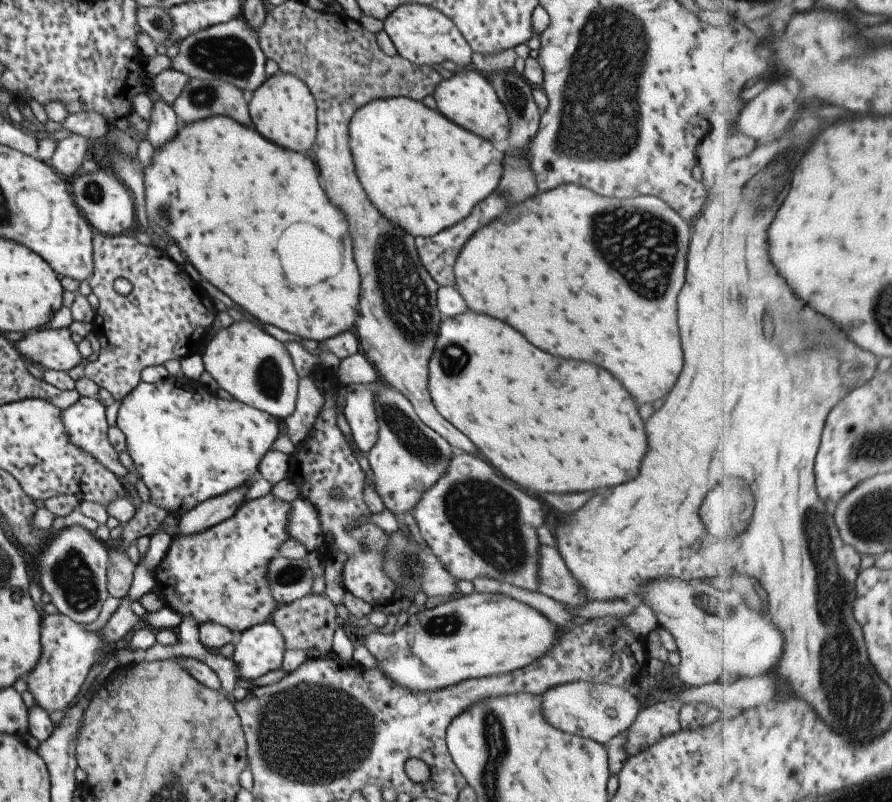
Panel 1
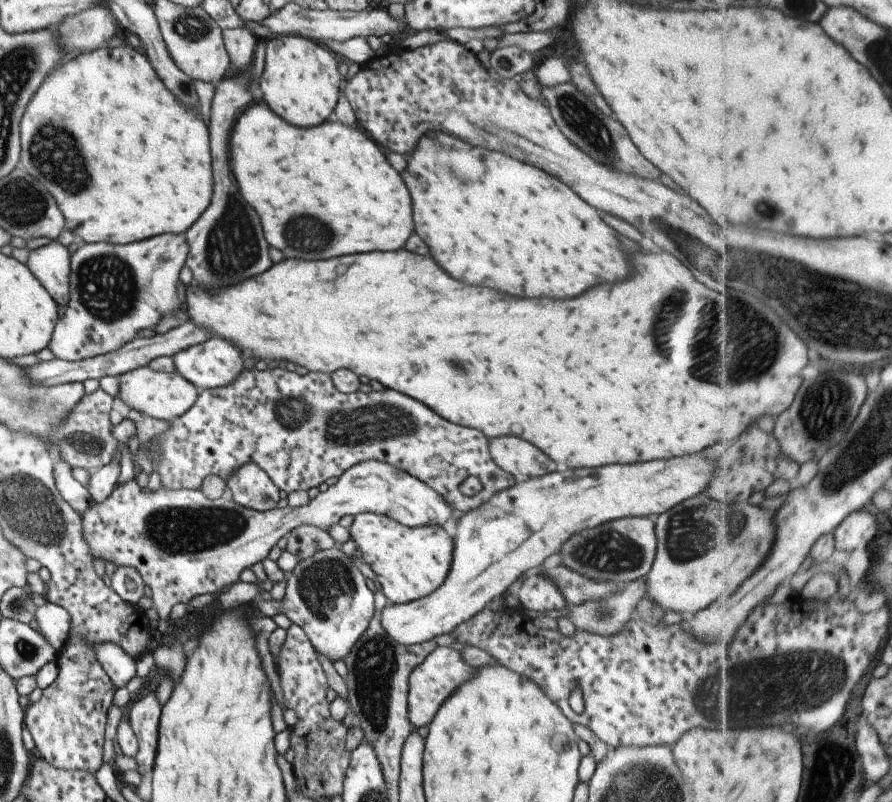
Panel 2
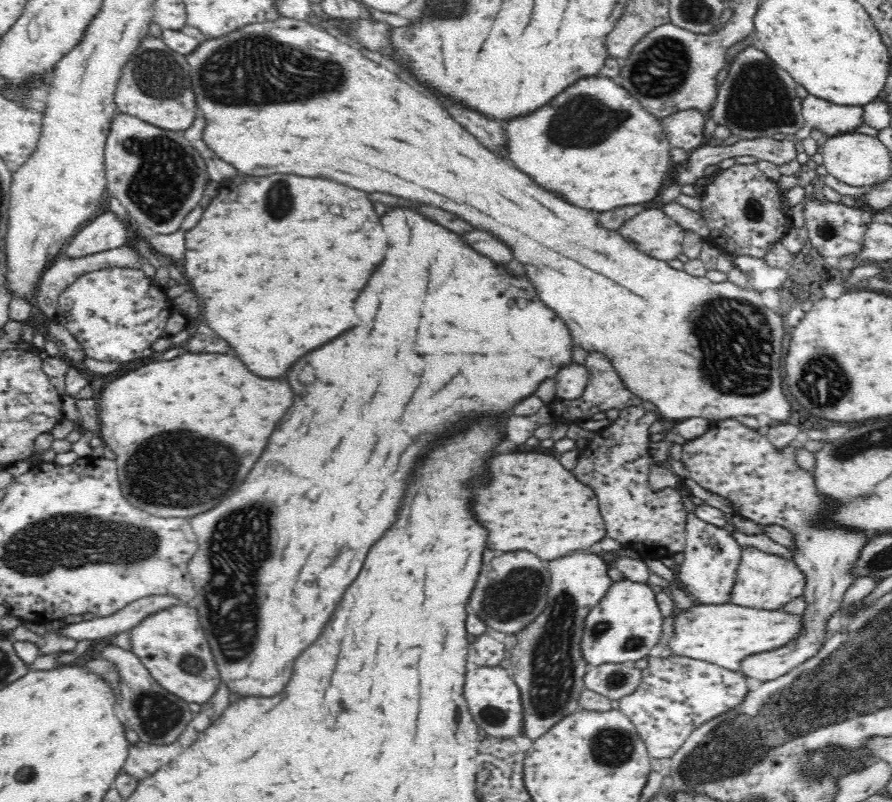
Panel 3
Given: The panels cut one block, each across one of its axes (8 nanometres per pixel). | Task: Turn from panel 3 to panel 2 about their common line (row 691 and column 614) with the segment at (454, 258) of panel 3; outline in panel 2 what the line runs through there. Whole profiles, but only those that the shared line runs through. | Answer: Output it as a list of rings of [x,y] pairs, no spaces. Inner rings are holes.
[[[446,132],[422,134],[416,146],[408,168],[402,172],[412,194],[414,230],[430,246],[436,262],[454,278],[490,286],[518,298],[544,296],[568,300],[596,284],[614,284],[632,274],[632,264],[626,258],[626,250],[620,248],[615,230],[600,218],[597,208],[557,178],[544,174],[540,168],[536,170],[535,166],[516,162],[508,154],[476,150]]]

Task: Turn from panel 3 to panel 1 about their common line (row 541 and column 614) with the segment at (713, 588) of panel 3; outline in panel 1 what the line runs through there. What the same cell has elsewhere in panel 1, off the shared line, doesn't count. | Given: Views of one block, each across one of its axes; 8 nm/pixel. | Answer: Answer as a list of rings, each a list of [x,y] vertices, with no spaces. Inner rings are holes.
[[[575,681],[564,685],[555,685],[542,695],[541,714],[556,729],[564,733],[579,735],[605,745],[620,732],[635,722],[640,703],[628,689],[608,685],[607,683],[588,683]]]

